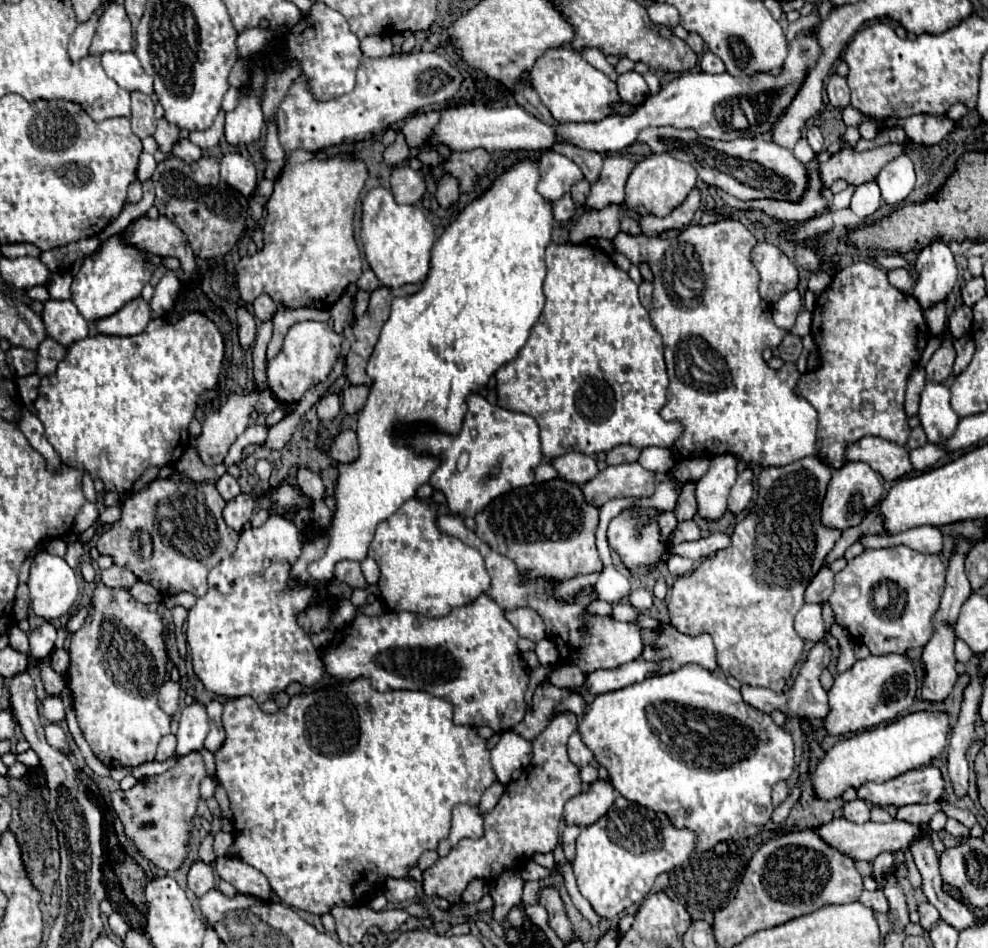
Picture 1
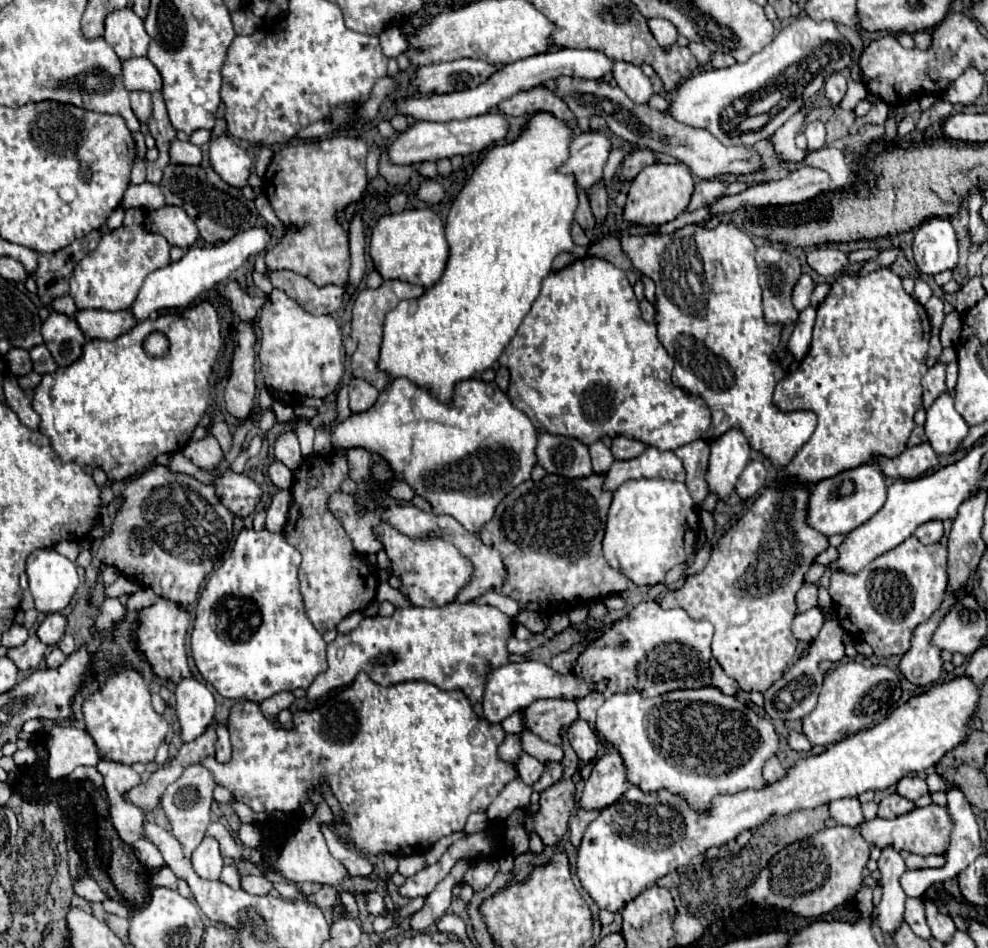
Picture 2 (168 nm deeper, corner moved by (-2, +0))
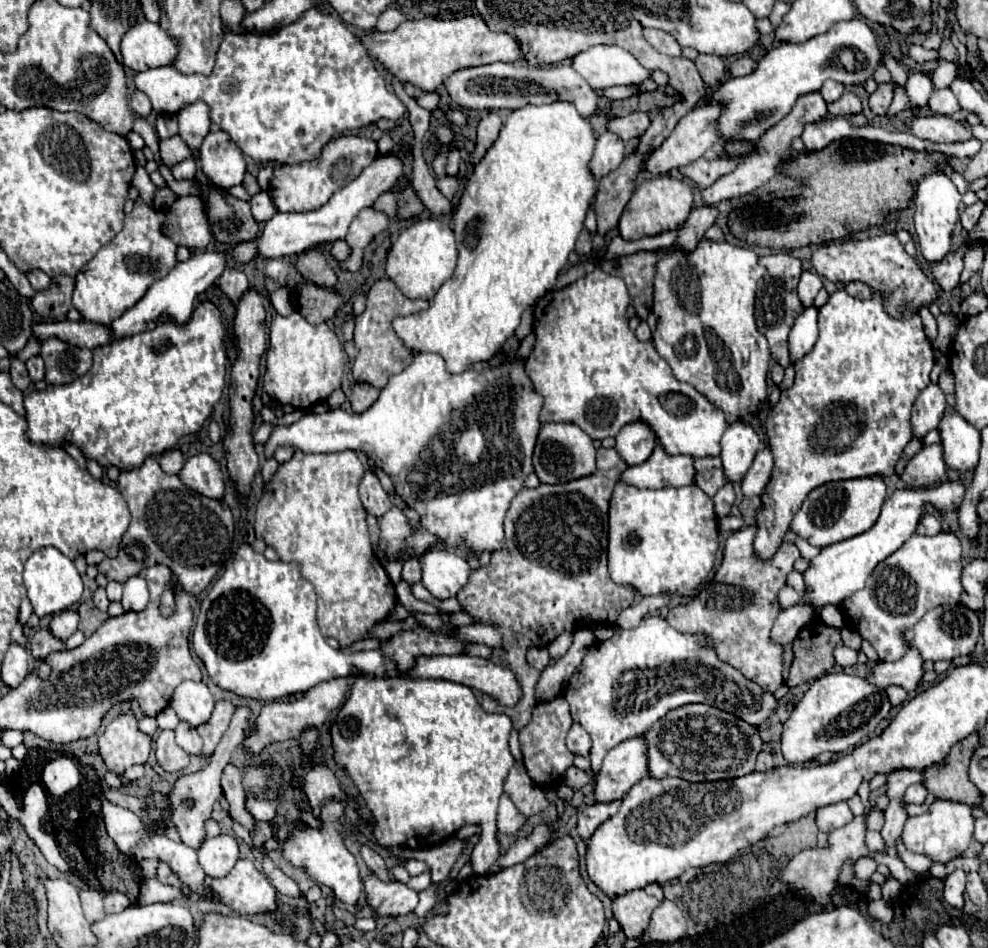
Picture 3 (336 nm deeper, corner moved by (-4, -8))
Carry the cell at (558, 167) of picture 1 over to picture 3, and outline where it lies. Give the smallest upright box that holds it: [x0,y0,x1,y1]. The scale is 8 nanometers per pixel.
[588,132,624,180]

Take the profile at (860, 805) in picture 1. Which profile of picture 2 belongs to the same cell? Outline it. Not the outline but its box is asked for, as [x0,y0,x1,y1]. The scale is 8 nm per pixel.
[828,798,864,826]

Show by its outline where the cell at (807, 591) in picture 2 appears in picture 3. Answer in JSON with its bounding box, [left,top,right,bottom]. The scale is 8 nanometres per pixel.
[772,604,816,644]

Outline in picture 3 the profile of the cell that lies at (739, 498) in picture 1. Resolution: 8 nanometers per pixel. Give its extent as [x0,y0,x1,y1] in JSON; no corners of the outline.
[742,448,772,496]

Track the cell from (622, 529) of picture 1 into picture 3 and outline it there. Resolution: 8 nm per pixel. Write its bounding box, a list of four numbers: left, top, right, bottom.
[608,482,718,596]

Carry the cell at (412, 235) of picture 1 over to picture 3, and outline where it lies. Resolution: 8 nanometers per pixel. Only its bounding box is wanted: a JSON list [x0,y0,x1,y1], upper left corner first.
[386,218,456,300]

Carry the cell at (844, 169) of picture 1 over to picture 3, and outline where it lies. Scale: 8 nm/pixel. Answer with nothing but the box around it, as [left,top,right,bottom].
[676,208,718,250]

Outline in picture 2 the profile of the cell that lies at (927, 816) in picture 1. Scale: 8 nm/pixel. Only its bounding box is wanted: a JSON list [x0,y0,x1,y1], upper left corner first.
[878,794,914,818]

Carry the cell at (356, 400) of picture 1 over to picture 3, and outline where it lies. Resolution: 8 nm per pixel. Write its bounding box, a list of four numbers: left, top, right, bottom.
[350,384,380,414]

